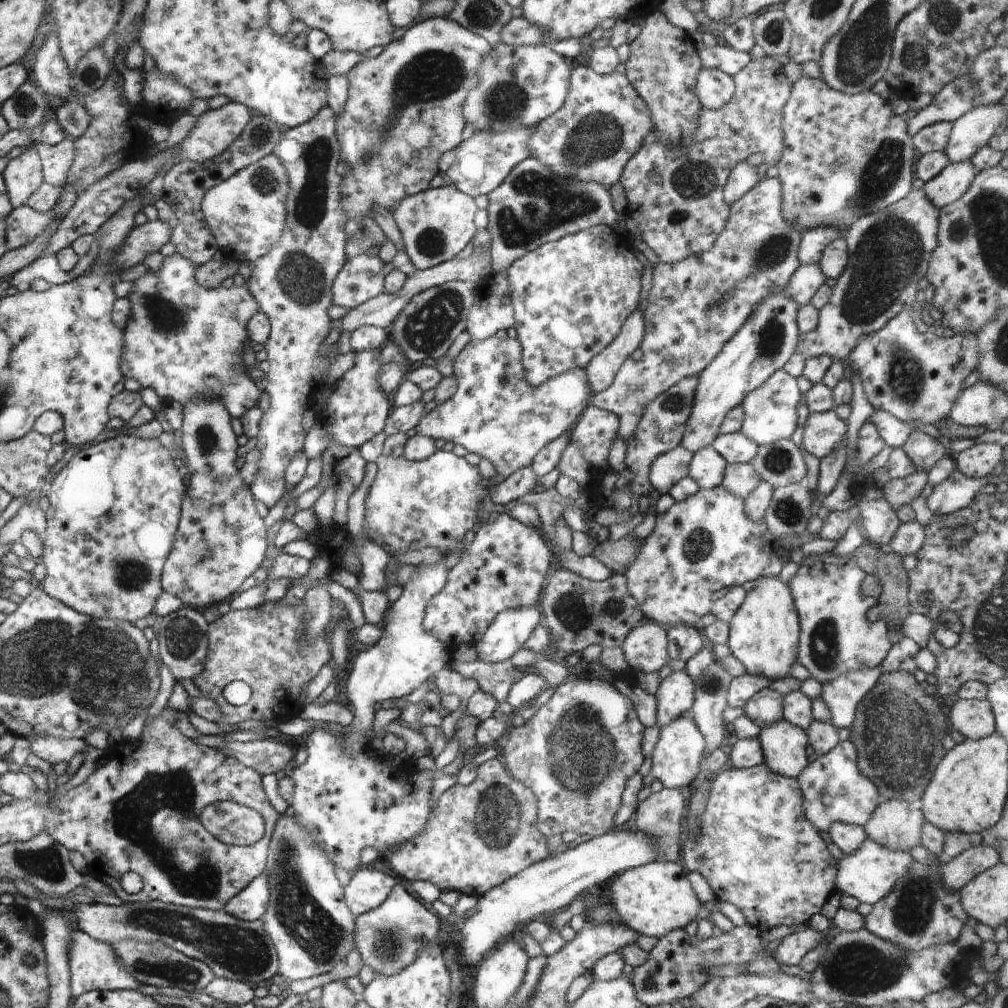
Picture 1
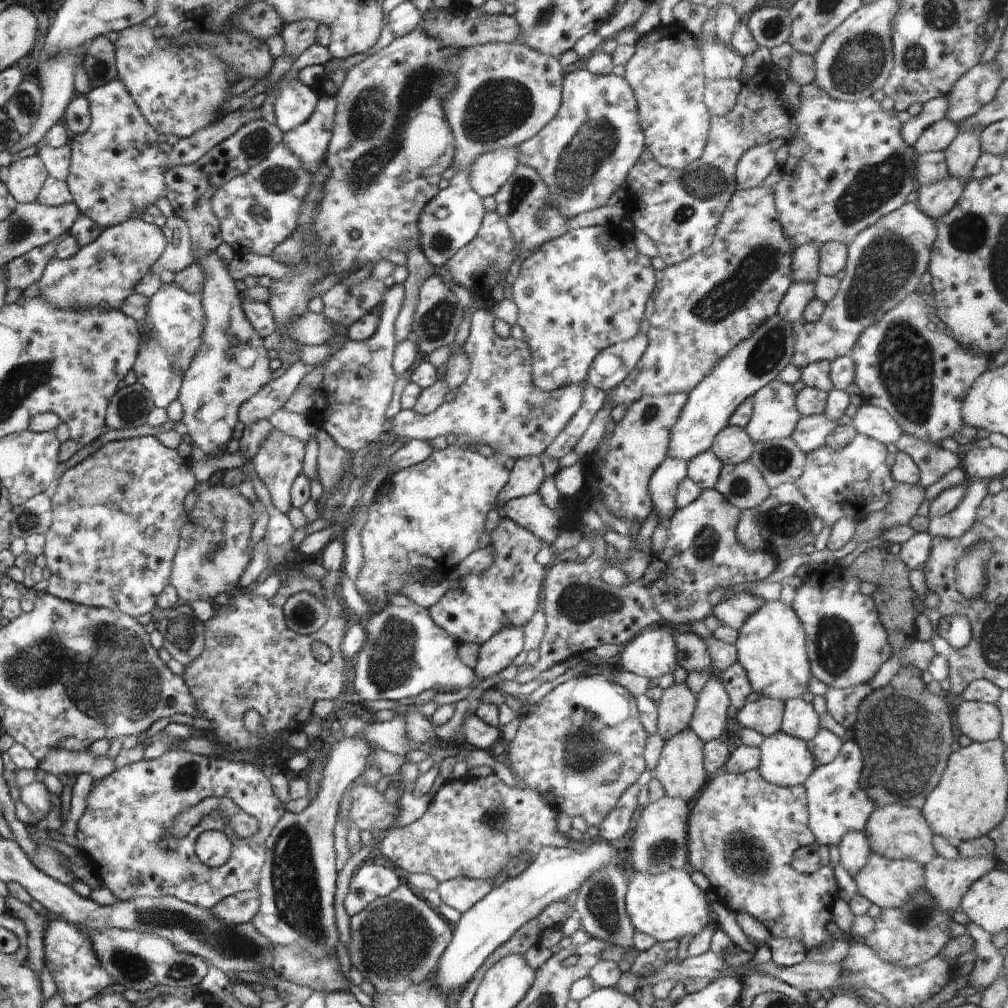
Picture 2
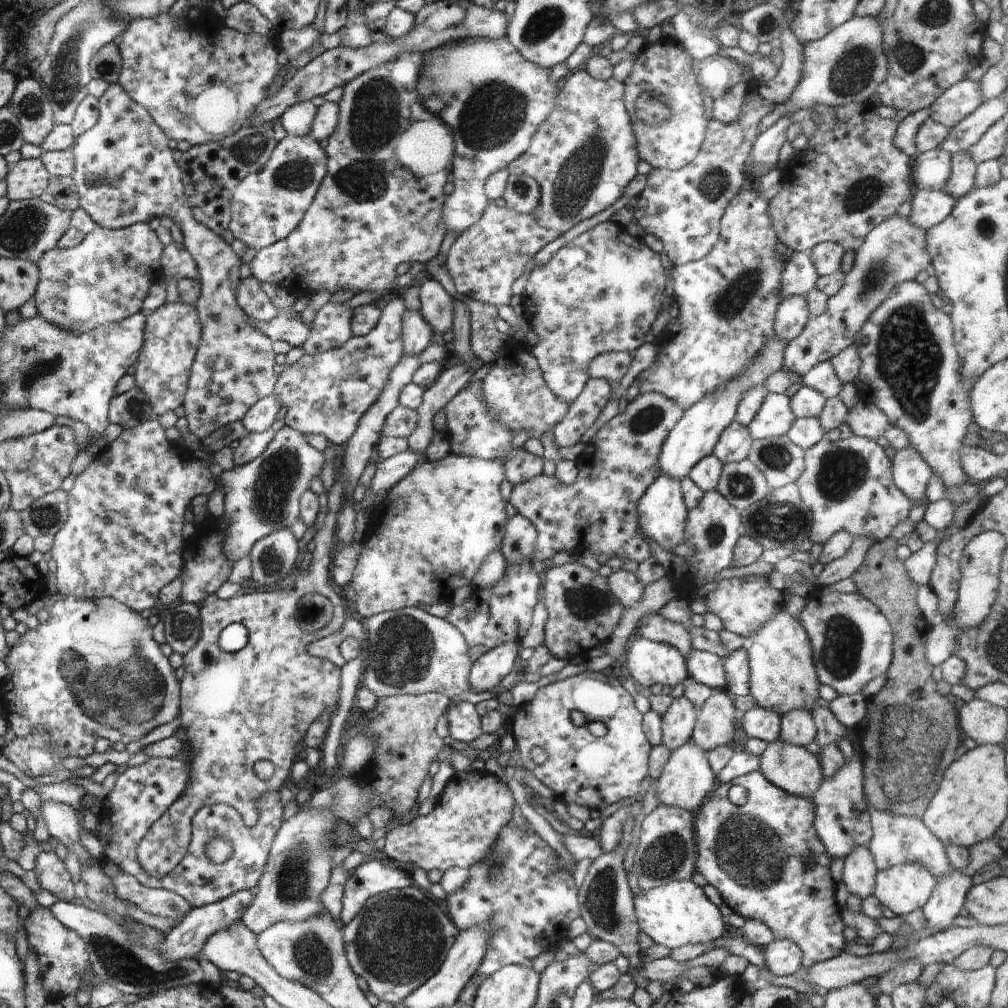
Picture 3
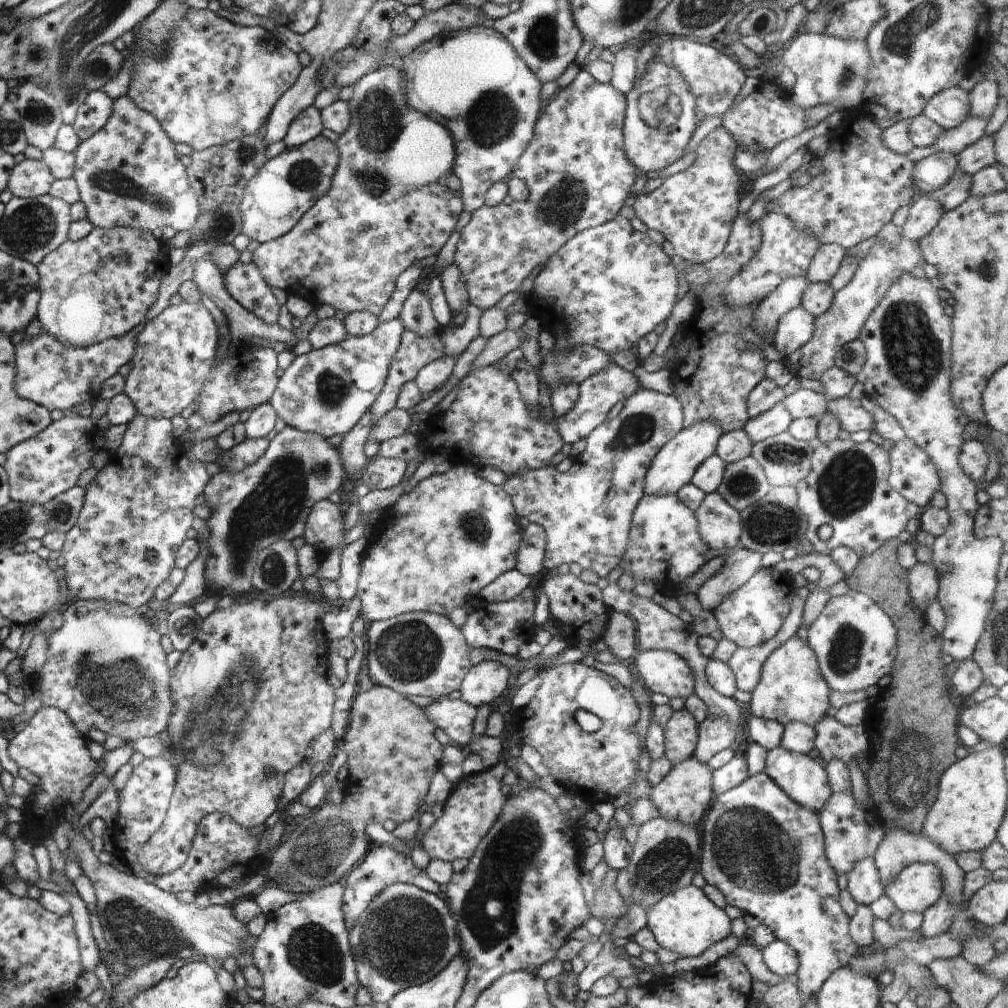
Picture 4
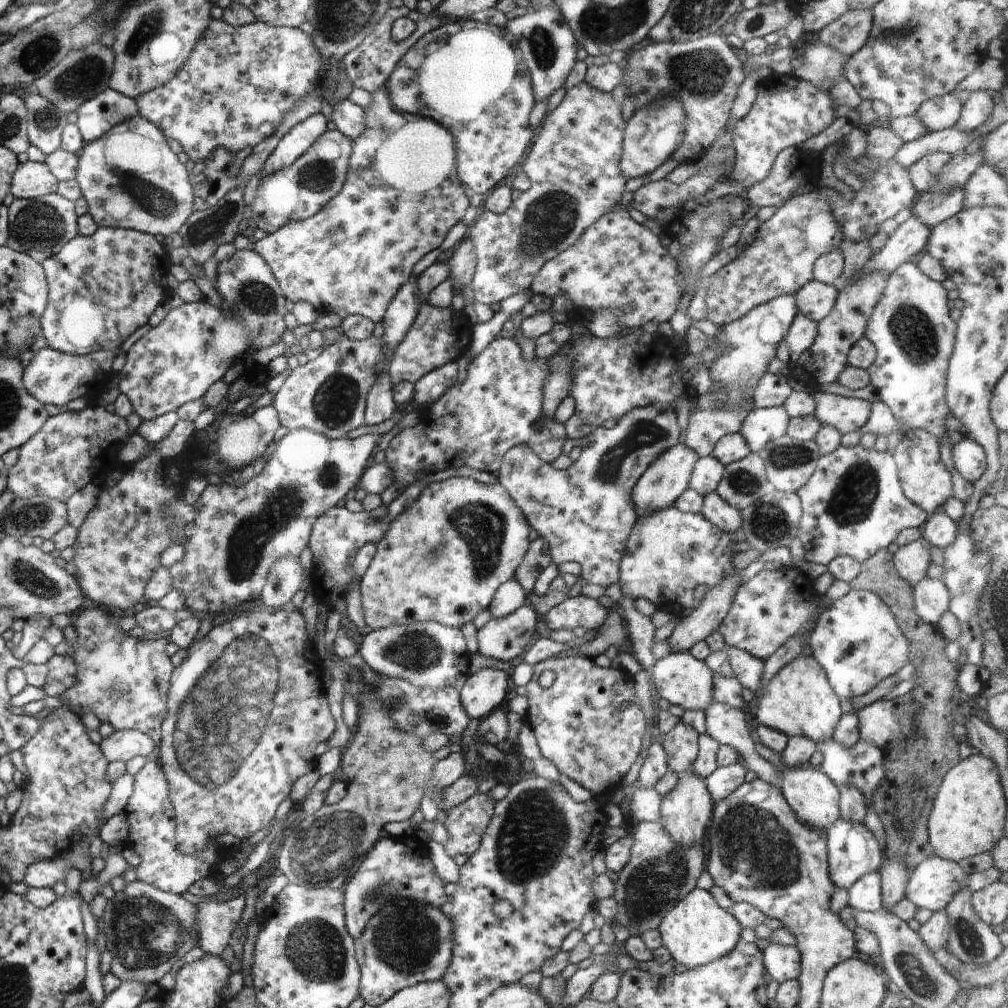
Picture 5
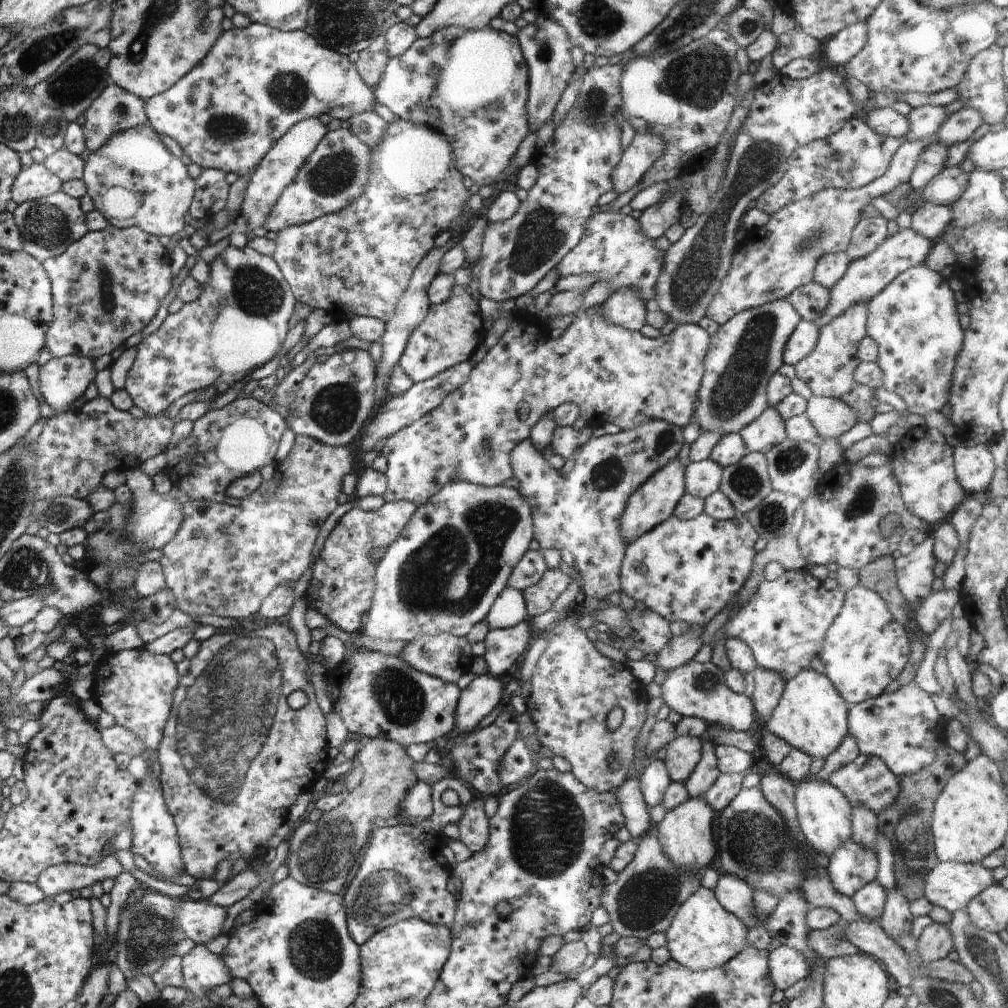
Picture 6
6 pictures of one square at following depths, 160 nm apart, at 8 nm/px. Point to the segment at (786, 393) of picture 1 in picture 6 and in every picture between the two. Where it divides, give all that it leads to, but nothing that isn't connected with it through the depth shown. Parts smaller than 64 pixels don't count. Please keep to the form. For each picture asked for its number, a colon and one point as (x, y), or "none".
2: (774, 416)
3: (775, 417)
4: (777, 419)
5: (761, 425)
6: (767, 431)

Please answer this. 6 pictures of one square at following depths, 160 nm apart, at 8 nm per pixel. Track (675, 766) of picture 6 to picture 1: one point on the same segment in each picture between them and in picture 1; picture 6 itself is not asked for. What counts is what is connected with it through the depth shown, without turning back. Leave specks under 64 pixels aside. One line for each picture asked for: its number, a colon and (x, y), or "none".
1: (675, 695)
2: (675, 709)
3: (679, 721)
4: (681, 733)
5: (680, 743)

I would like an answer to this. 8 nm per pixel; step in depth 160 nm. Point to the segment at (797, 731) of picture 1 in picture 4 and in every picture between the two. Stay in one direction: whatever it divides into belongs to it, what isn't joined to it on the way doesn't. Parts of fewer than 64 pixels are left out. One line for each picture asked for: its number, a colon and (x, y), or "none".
2: (785, 760)
3: (793, 768)
4: (805, 780)

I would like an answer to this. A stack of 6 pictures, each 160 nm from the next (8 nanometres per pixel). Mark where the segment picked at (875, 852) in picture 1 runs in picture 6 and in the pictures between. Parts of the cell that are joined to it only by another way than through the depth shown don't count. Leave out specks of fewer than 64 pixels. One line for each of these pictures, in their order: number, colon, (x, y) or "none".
2: (887, 883)
3: (904, 888)
4: (918, 886)
5: (932, 884)
6: (950, 885)

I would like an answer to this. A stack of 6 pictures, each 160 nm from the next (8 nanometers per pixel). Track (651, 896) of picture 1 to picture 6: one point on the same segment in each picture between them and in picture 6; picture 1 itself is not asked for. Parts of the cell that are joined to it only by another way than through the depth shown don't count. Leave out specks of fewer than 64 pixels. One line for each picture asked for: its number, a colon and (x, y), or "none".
2: (669, 906)
3: (679, 913)
4: (687, 922)
5: (696, 931)
6: (703, 935)

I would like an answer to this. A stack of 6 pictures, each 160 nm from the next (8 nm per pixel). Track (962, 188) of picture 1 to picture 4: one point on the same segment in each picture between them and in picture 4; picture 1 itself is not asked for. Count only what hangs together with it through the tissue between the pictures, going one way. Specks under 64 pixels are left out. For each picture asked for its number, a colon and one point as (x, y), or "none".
2: (935, 200)
3: (930, 207)
4: (924, 212)

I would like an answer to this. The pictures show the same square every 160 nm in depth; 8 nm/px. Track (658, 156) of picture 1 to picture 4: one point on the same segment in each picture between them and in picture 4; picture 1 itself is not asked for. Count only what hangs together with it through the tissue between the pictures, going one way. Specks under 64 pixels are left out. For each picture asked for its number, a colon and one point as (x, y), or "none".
2: (678, 209)
3: (683, 207)
4: (694, 210)

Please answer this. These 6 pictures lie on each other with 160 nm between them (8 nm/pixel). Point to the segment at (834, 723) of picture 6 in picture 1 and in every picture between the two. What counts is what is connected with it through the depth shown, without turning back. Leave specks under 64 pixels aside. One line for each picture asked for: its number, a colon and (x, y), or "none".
1: (764, 633)
2: (771, 647)
3: (783, 677)
4: (791, 688)
5: (799, 701)

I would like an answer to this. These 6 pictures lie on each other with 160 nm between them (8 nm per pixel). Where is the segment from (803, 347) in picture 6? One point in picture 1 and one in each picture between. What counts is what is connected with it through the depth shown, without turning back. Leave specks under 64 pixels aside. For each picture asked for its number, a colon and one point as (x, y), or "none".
1: (807, 279)
2: (792, 306)
3: (792, 314)
4: (794, 329)
5: (802, 332)

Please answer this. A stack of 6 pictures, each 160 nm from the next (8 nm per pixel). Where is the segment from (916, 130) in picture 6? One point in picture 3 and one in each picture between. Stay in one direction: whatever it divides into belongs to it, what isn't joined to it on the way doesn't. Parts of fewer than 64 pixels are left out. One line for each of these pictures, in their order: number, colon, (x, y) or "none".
3: (958, 101)
4: (948, 108)
5: (942, 112)

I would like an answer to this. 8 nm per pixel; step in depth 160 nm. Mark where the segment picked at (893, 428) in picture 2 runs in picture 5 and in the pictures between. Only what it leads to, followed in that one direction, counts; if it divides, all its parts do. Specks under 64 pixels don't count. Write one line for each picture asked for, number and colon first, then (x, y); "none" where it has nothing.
3: (866, 420)
4: (852, 416)
5: (847, 415)

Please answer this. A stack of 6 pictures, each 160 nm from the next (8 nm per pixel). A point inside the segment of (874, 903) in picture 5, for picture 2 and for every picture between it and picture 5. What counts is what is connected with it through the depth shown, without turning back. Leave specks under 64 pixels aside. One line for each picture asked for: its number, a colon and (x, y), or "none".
2: (854, 849)
3: (859, 870)
4: (863, 882)

